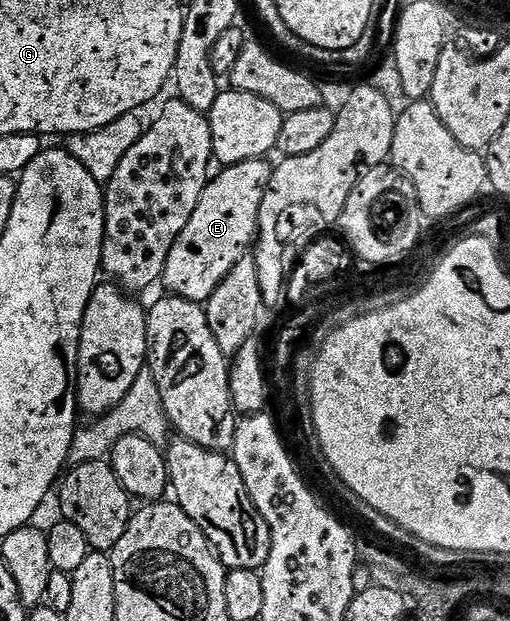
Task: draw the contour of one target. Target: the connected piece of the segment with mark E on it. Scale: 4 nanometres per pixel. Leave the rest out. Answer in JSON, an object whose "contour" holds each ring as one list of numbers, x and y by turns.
{"contour":[[264,159,243,161,221,168,221,173,217,177,215,174,209,180,207,187,202,191,202,199,198,199,198,207,194,207,194,215,190,215,190,223,182,227,178,239,174,239,174,247,170,247,170,255,166,255,162,285,168,288,165,290,171,296,201,303,208,301,210,295,214,295,214,287,218,287,218,283,222,283,222,279,230,273,230,267,249,256,258,232,256,224,262,207,264,189,272,177,273,166,267,165,268,163]]}

